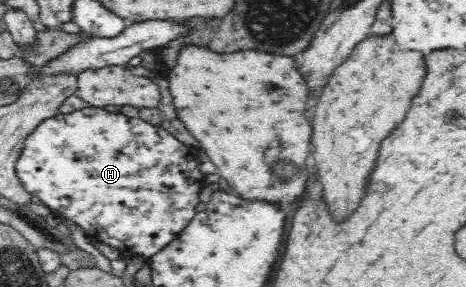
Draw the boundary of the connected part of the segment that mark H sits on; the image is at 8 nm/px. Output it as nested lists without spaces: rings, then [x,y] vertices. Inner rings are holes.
[[[90,106],[75,110],[71,113],[58,114],[56,117],[44,119],[26,141],[24,150],[20,159],[16,161],[16,172],[20,176],[20,180],[24,182],[26,190],[32,195],[39,197],[39,201],[43,202],[49,211],[66,219],[72,221],[74,225],[78,225],[87,236],[91,239],[96,239],[114,249],[118,249],[123,256],[126,257],[147,257],[151,258],[156,255],[158,251],[162,251],[168,243],[172,243],[174,239],[182,236],[182,231],[188,227],[188,223],[195,217],[196,205],[200,203],[200,191],[206,186],[206,174],[200,170],[200,158],[198,151],[194,147],[188,147],[186,143],[178,141],[168,129],[164,129],[162,125],[152,125],[140,118],[130,118],[124,116],[122,113],[115,113],[113,109],[110,111],[104,110],[98,106]]]

